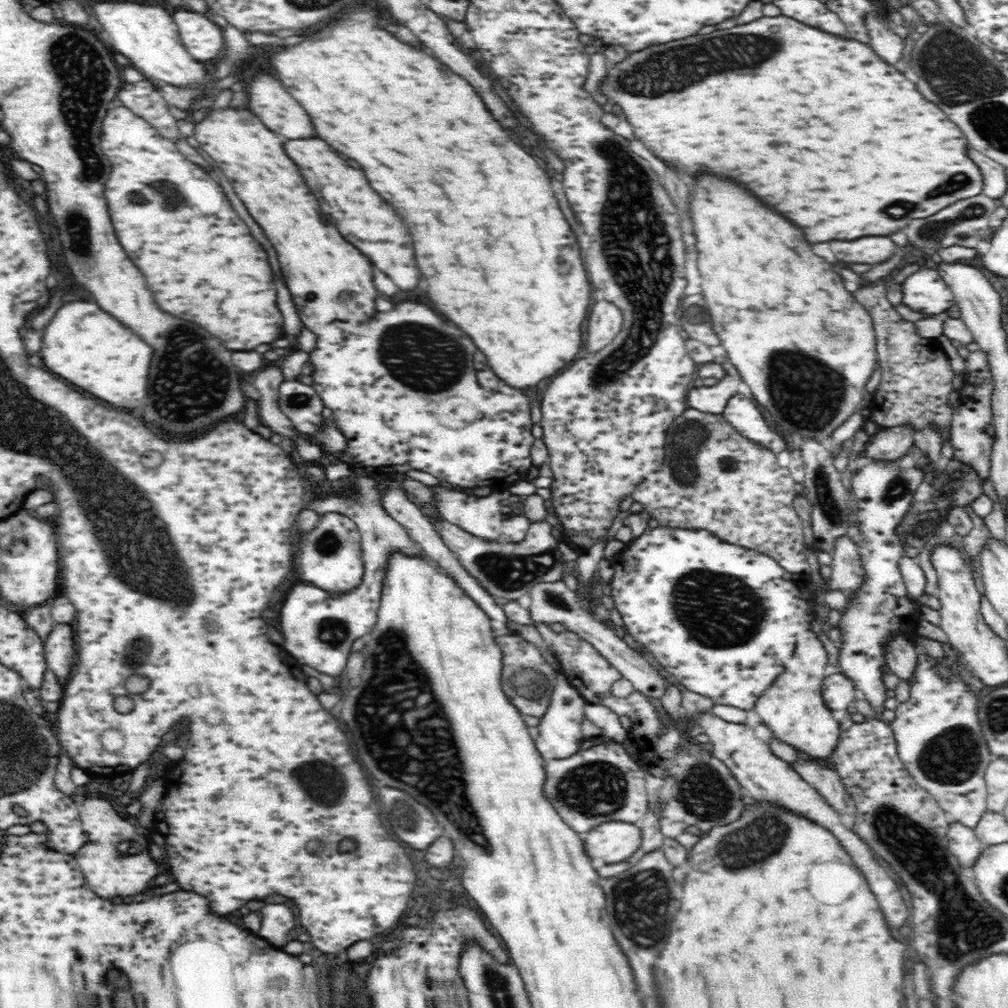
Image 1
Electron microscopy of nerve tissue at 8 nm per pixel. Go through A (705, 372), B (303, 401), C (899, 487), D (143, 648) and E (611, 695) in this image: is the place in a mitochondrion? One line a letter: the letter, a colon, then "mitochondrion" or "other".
A: other
B: mitochondrion
C: mitochondrion
D: mitochondrion
E: other

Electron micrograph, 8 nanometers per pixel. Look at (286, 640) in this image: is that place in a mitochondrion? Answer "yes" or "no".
no

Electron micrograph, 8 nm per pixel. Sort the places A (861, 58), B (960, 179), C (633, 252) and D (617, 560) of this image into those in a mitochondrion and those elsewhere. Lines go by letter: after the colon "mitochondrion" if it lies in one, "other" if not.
A: other
B: mitochondrion
C: mitochondrion
D: other

